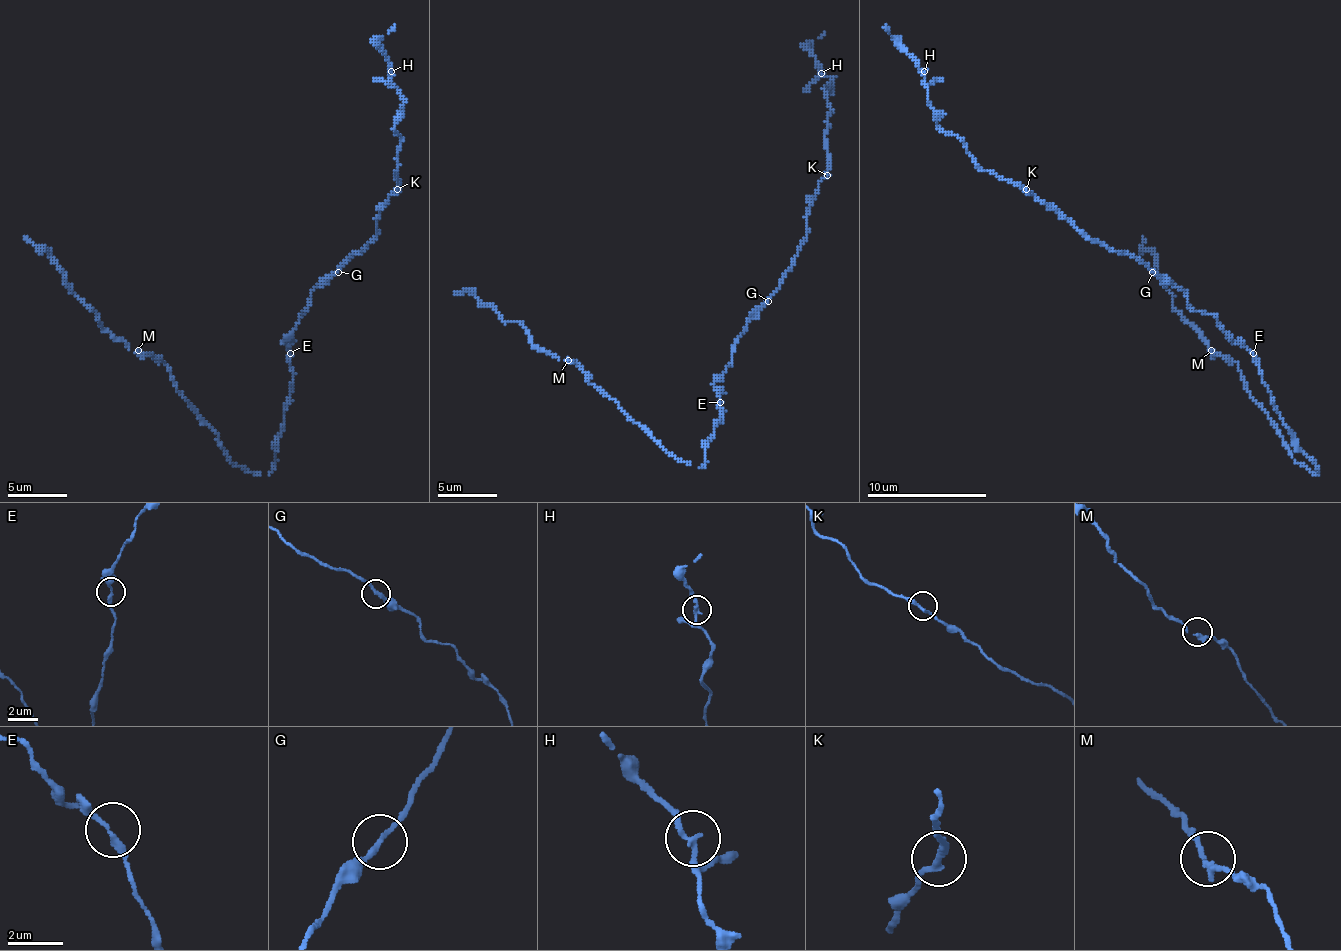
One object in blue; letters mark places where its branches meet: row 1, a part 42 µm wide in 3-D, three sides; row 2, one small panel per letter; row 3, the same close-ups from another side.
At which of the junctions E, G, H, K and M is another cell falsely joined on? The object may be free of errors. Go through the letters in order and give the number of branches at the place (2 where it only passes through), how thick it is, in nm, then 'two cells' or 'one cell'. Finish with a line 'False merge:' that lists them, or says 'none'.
E: 2 | 200 nm | one cell
G: 2 | 200 nm | one cell
H: 2 | 200 nm | one cell
K: 2 | 240 nm | one cell
M: 2 | 220 nm | one cell
False merge: none

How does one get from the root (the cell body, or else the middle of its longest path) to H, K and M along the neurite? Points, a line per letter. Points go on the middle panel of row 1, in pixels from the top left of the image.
H: (720, 399), (714, 384), (750, 315), (792, 265), (827, 169), (824, 89), (833, 80), (821, 74)
K: (720, 399), (714, 384), (726, 372), (750, 315), (792, 265), (806, 235), (809, 199), (827, 175)
M: (720, 399), (723, 414), (708, 441), (705, 462), (699, 468), (687, 465), (678, 462), (568, 360)

